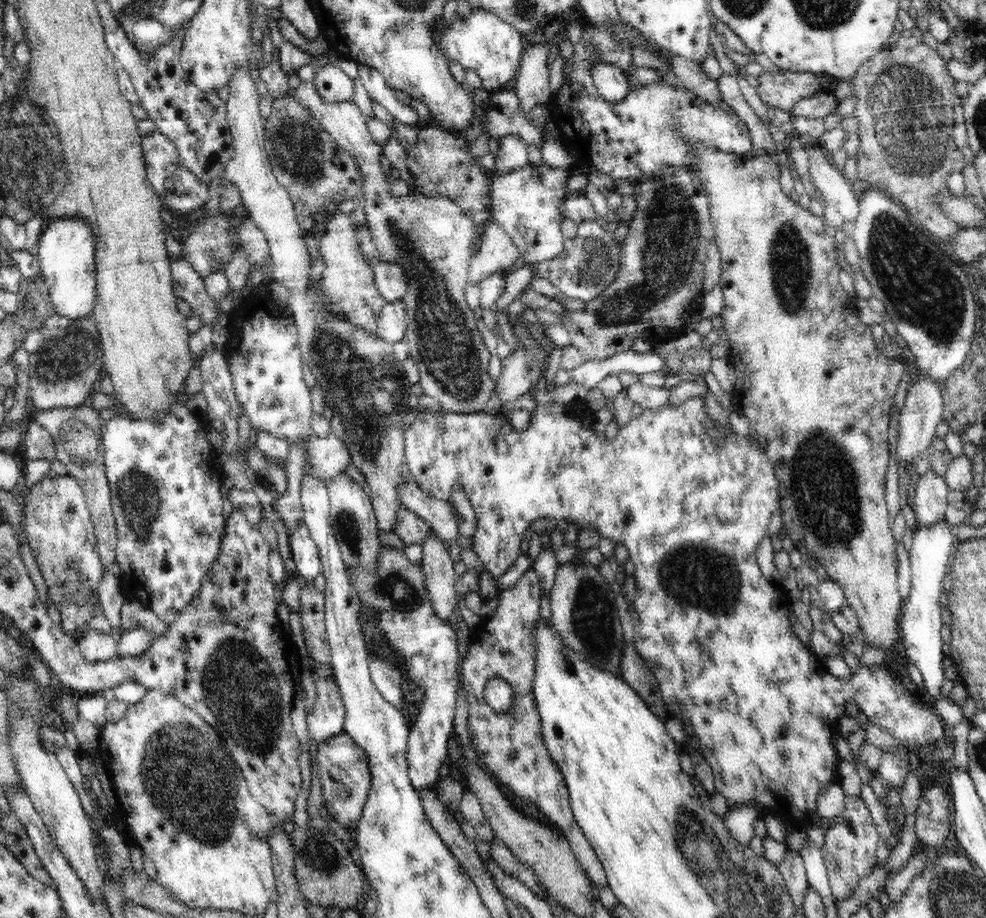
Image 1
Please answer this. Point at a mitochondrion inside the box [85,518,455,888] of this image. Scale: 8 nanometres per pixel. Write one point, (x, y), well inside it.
(182, 780)

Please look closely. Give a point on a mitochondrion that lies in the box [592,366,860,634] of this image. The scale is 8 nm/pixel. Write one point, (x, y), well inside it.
(697, 576)

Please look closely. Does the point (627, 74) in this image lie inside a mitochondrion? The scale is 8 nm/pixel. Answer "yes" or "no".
no

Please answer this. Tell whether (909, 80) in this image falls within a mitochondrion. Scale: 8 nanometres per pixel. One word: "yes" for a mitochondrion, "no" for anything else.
yes

